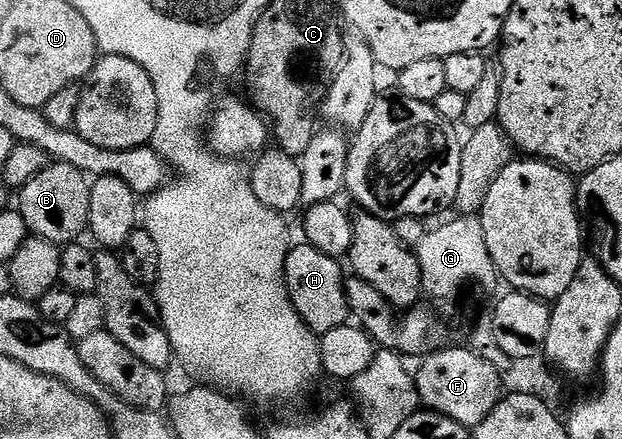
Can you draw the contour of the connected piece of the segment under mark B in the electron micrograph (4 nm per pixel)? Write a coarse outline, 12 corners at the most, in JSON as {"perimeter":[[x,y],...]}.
{"perimeter":[[51,162],[20,189],[37,238],[65,245],[87,230],[90,183]]}

